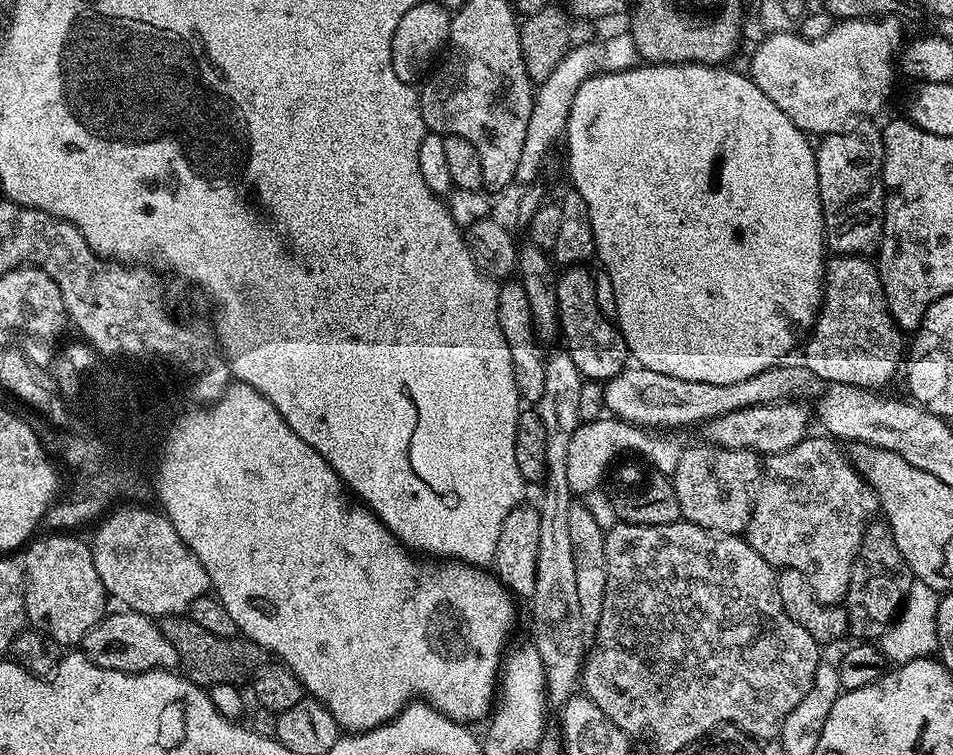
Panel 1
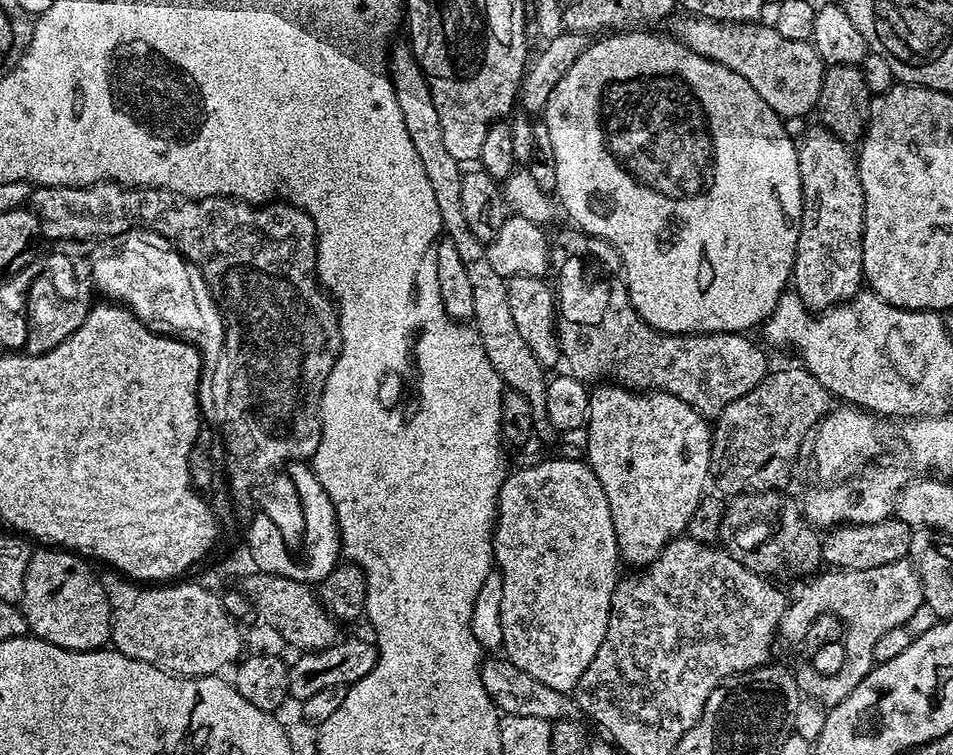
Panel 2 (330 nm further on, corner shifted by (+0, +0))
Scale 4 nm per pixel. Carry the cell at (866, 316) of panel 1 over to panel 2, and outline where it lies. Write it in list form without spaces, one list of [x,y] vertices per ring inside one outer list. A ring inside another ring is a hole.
[[[808,126],[805,134],[798,141],[796,153],[798,154],[798,174],[802,178],[802,222],[800,223],[800,233],[798,234],[798,250],[796,251],[796,261],[792,267],[791,283],[794,291],[799,296],[805,308],[817,313],[826,308],[832,308],[836,304],[842,304],[845,300],[852,299],[857,292],[861,291],[865,283],[864,263],[862,262],[862,238],[864,237],[864,195],[862,194],[862,182],[860,181],[860,171],[856,168],[857,157],[853,151],[839,140],[829,128],[823,126]]]

